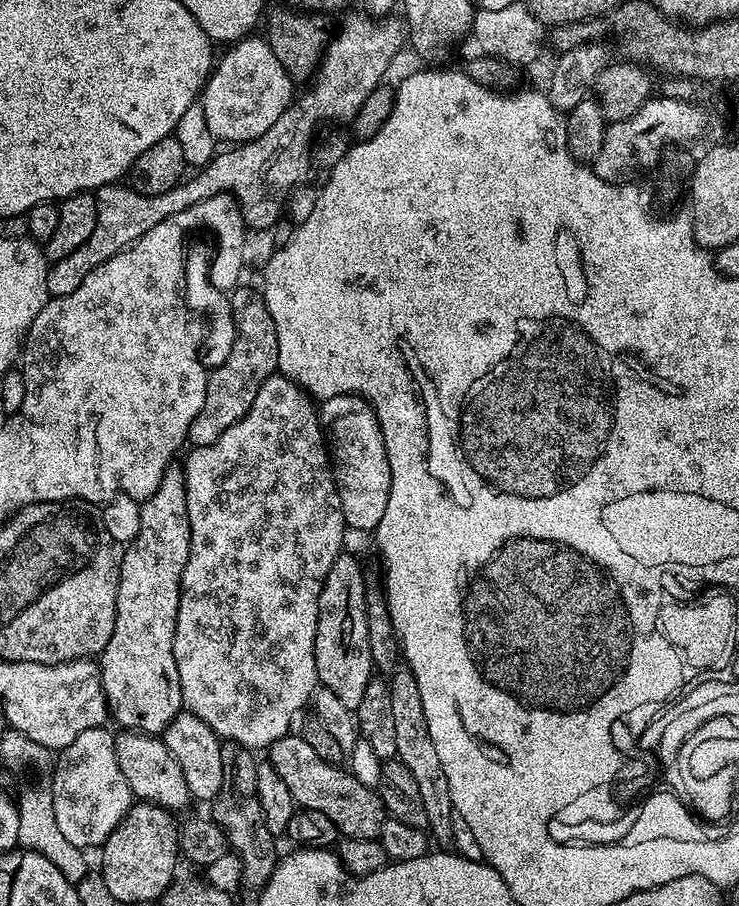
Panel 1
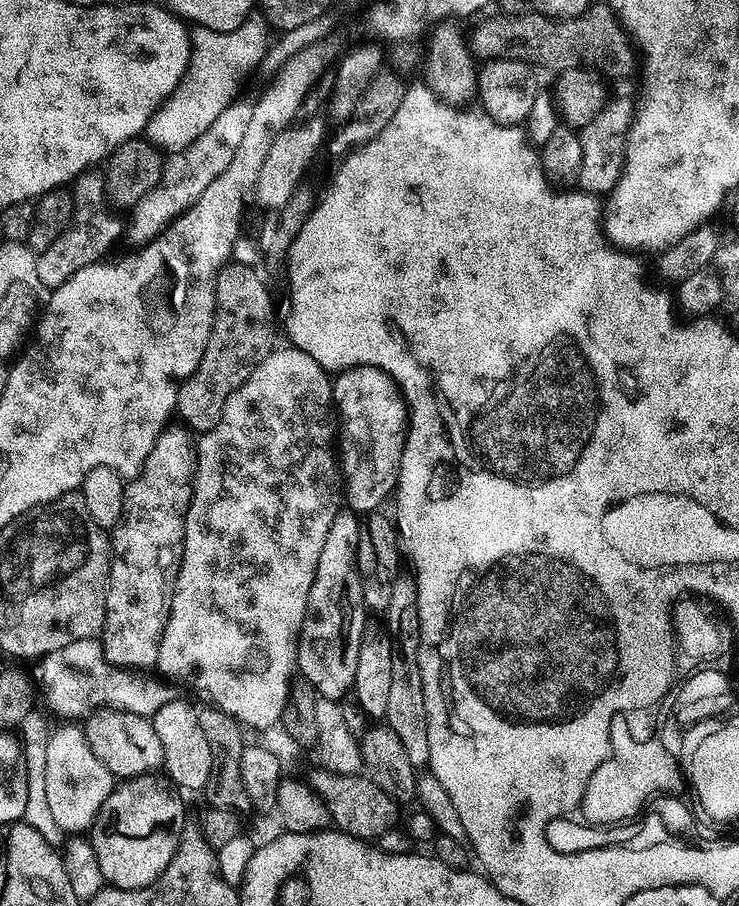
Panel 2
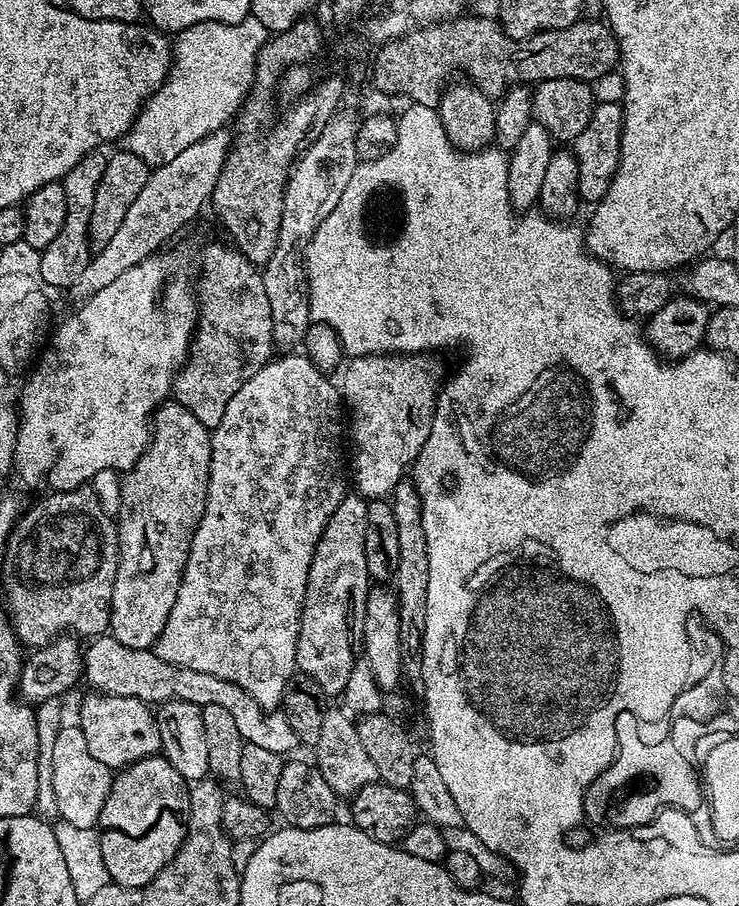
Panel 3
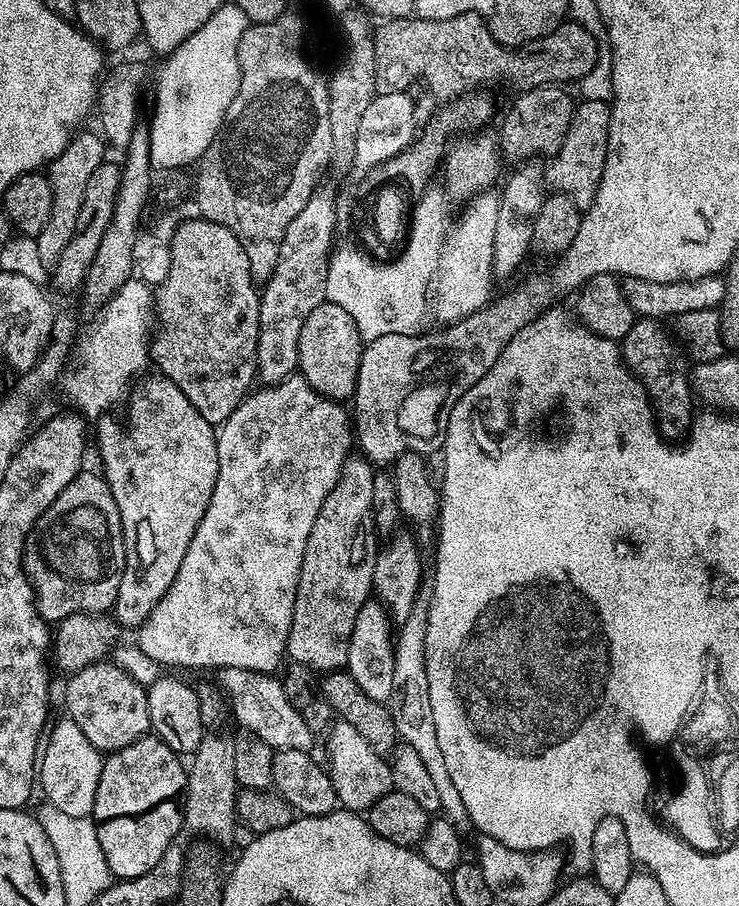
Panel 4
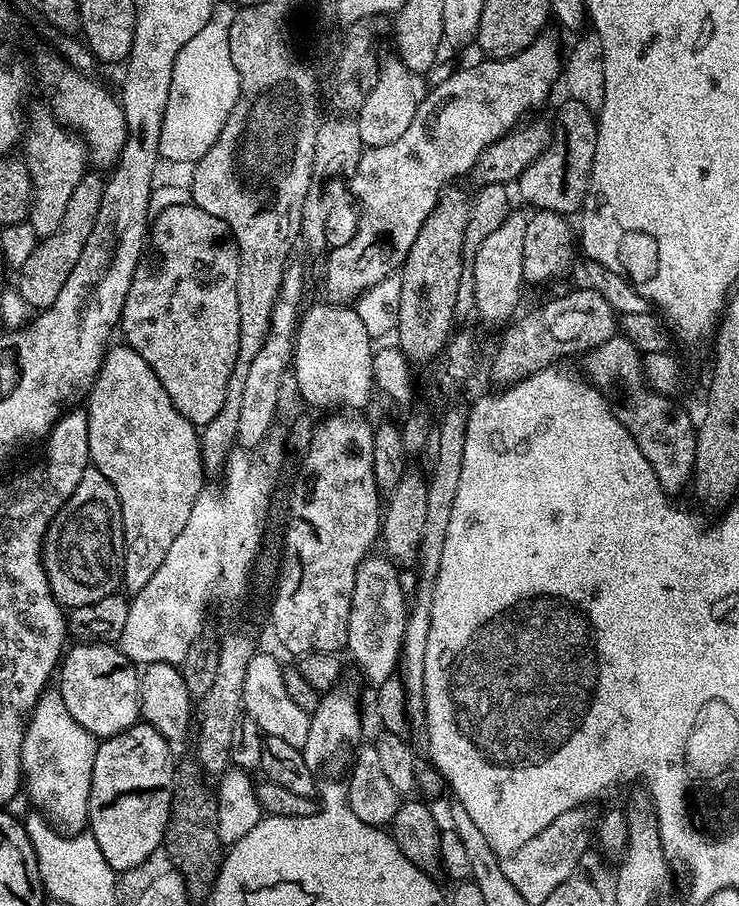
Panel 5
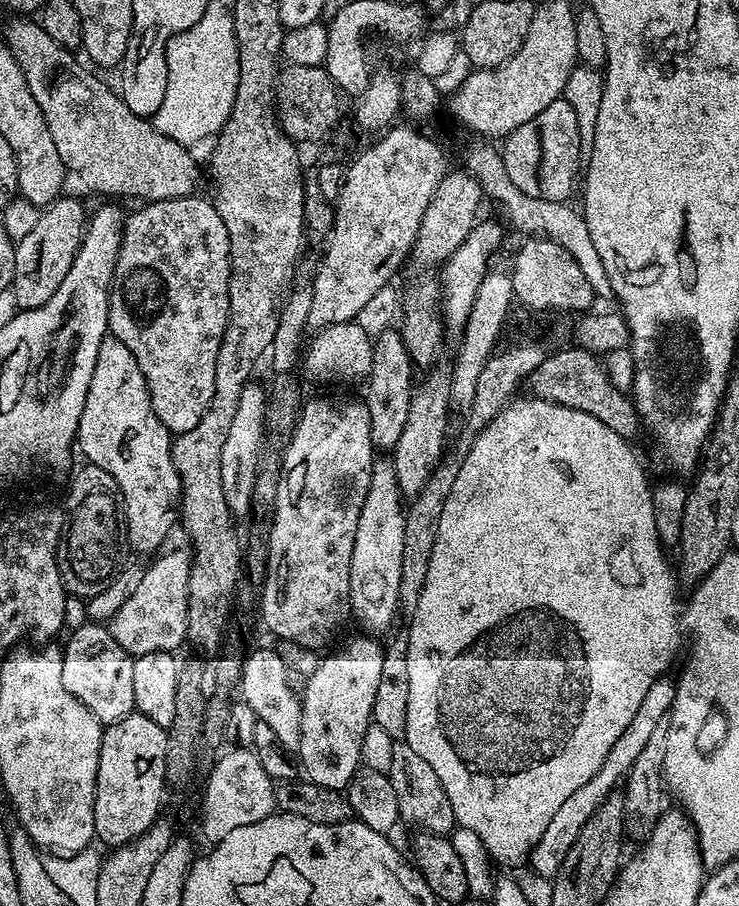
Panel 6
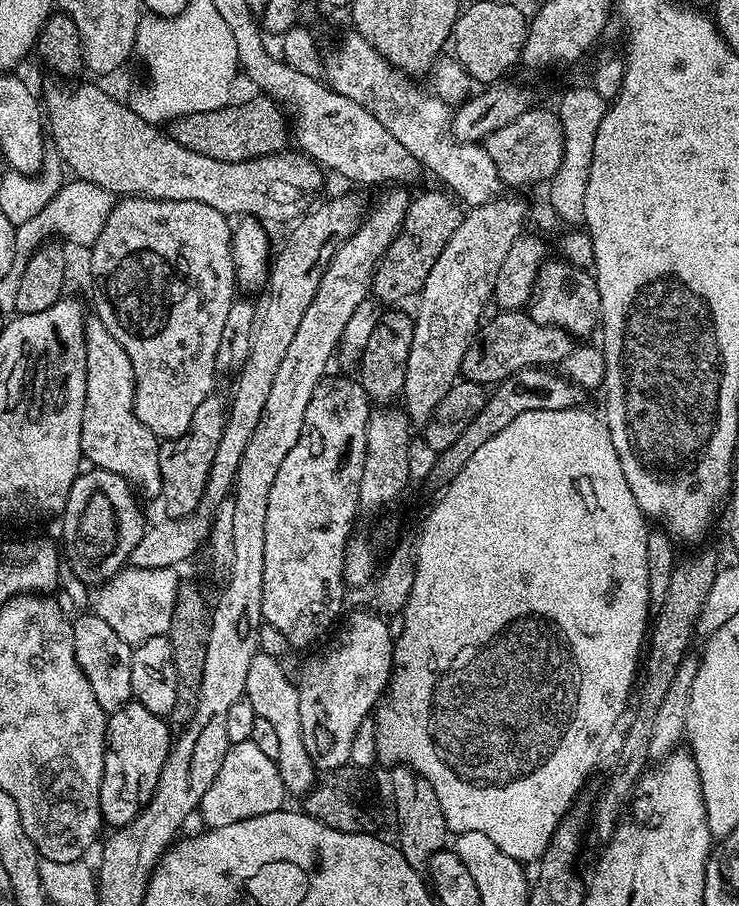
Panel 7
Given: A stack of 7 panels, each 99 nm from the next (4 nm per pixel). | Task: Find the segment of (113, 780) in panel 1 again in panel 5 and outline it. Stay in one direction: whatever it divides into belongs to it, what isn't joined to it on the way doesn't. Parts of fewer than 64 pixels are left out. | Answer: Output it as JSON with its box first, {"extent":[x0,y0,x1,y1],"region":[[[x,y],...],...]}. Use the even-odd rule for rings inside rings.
{"extent":[22,690,97,830],"region":[[[45,690],[30,713],[22,738],[23,787],[35,807],[61,829],[80,830],[88,822],[90,786],[94,774],[97,737],[91,736],[66,710],[59,691]]]}

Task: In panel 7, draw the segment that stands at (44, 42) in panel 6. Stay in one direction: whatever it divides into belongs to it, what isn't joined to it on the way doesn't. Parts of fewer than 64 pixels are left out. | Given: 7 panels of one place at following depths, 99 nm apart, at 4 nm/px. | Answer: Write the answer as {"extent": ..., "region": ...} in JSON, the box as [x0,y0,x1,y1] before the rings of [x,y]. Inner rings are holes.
{"extent":[42,82,325,222],"region":[[[68,82],[52,84],[42,92],[42,108],[46,113],[46,132],[50,142],[60,155],[63,167],[78,180],[94,182],[117,197],[148,196],[151,200],[185,200],[202,202],[214,206],[214,210],[225,214],[237,212],[240,218],[255,218],[261,222],[268,220],[288,220],[292,222],[305,211],[308,199],[324,184],[325,173],[311,157],[300,150],[272,150],[253,160],[239,160],[231,164],[218,158],[206,158],[186,146],[182,146],[167,131],[146,122],[127,103],[107,96],[96,84],[80,84],[72,89]]]}

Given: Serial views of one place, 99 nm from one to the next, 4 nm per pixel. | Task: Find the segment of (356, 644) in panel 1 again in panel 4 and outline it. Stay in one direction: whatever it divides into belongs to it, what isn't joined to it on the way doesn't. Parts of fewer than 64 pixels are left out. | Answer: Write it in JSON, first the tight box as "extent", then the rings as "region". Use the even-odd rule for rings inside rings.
{"extent":[286,454,378,674],"region":[[[356,454],[341,466],[337,486],[322,502],[322,508],[310,530],[298,578],[297,596],[294,598],[293,621],[290,622],[286,656],[293,664],[301,664],[316,674],[341,671],[347,662],[347,644],[355,619],[363,604],[373,595],[372,579],[378,551],[378,533],[372,522],[372,495],[374,494],[374,468]]]}

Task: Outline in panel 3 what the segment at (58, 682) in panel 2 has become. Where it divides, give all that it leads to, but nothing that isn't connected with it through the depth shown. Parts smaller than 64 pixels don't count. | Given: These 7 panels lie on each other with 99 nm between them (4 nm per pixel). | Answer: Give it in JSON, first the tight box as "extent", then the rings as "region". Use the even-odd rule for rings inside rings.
{"extent":[83,634,297,754],"region":[[[101,634],[89,644],[92,645],[87,645],[84,648],[83,674],[83,679],[86,682],[88,680],[89,689],[115,696],[138,698],[143,704],[149,706],[159,706],[168,700],[190,702],[197,704],[200,709],[206,706],[223,706],[226,710],[230,710],[234,722],[238,725],[238,730],[242,733],[245,744],[263,746],[265,750],[274,750],[281,754],[288,754],[292,747],[297,747],[296,732],[290,726],[288,719],[285,718],[283,711],[265,710],[246,690],[242,690],[242,686],[226,682],[226,678],[214,678],[214,674],[202,674],[202,670],[190,670],[186,666],[174,666],[174,662],[162,662],[162,658],[158,658],[155,650],[122,646],[122,642],[118,642],[111,634]]]}

